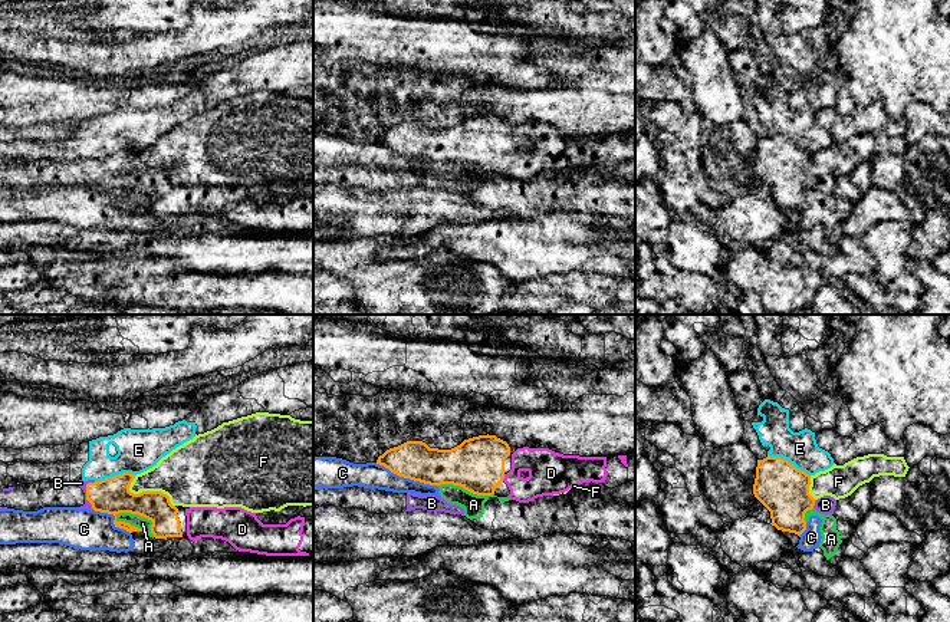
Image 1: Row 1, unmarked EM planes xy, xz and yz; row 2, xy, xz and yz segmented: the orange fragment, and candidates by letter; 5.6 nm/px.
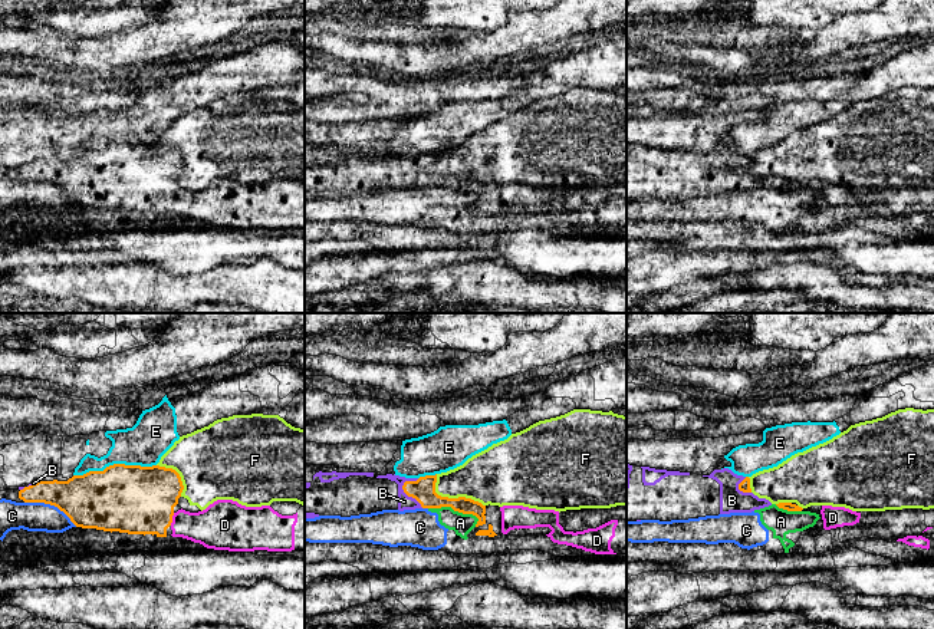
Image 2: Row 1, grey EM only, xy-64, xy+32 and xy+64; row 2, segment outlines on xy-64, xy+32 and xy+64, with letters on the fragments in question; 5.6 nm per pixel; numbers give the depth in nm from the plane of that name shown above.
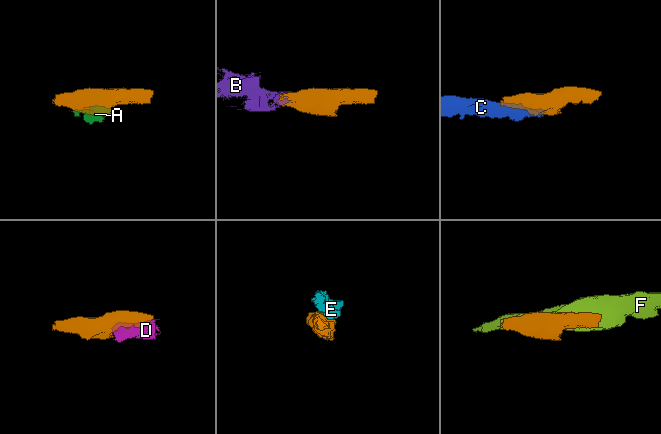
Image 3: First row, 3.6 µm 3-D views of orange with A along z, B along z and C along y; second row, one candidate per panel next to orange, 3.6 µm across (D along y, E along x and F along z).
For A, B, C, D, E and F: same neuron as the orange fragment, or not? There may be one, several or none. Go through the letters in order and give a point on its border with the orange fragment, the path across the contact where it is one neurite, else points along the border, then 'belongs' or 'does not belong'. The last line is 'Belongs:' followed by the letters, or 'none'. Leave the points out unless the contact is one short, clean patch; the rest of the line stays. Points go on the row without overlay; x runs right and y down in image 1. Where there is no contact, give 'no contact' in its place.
A: contact xy (141, 194); border xy (115, 193), (137, 191), (147, 196), (154, 214); does not belong
B: contact xy (86, 174); belongs
C: contact xz (406, 155); does not belong
D: contact xz (503, 155); belongs
E: contact yz (788, 140); does not belong
F: contact xy (147, 170); does not belong
Belongs: B, D

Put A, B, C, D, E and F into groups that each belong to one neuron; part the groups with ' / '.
A C / B D / E / F

